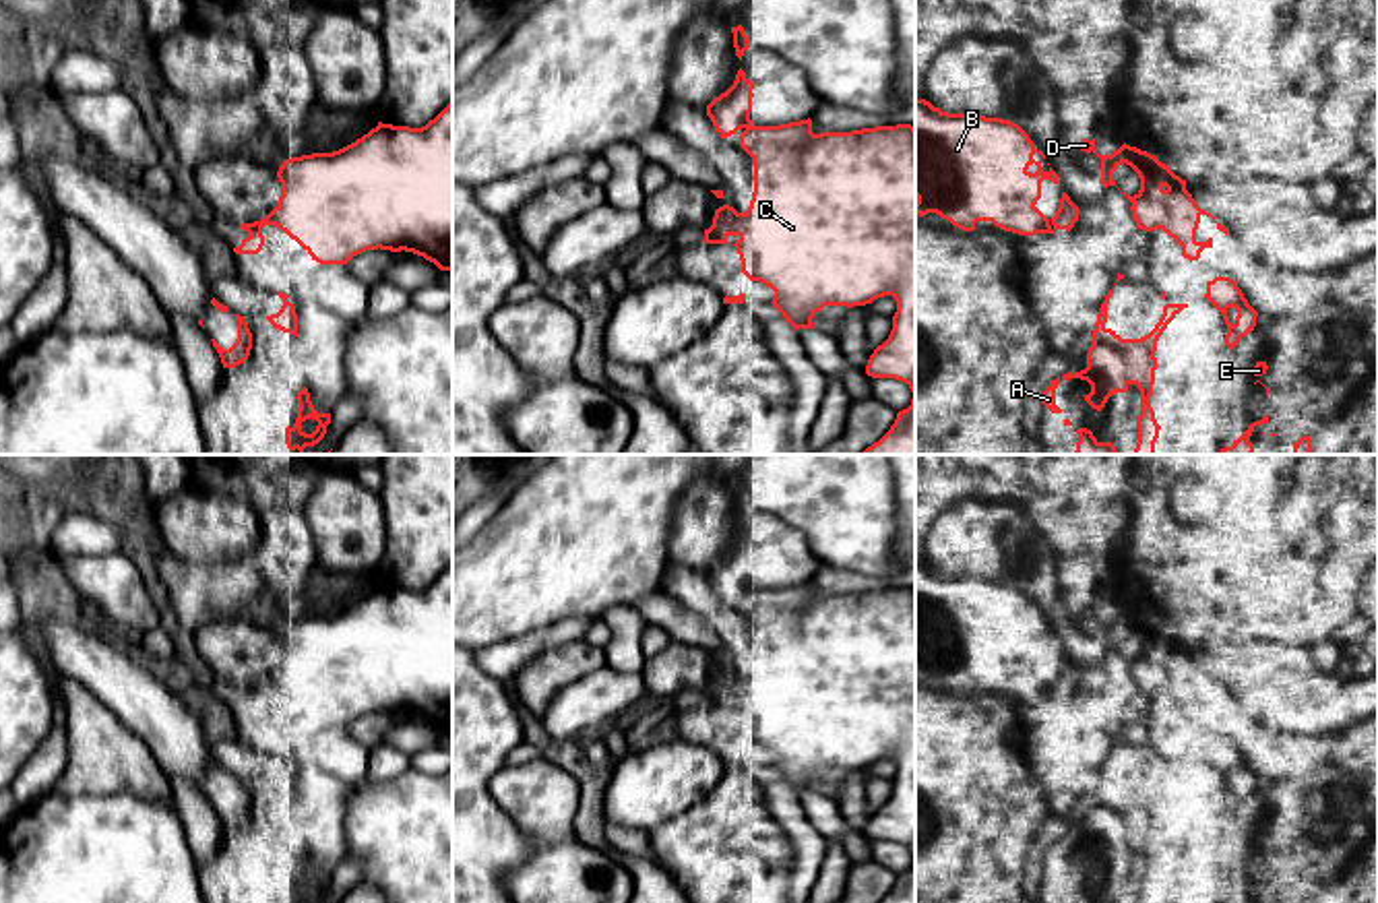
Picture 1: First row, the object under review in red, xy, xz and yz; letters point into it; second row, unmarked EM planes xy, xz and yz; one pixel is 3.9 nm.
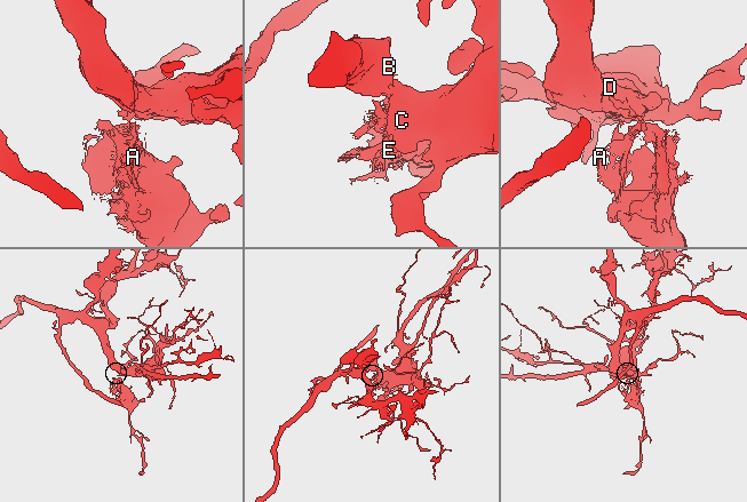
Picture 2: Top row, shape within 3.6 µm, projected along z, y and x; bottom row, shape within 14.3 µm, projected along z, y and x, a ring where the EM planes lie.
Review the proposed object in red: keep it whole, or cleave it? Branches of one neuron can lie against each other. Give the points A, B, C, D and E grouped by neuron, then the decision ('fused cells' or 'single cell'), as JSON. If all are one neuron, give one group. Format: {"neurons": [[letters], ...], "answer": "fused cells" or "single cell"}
{"neurons": [["A", "E"], ["B", "C", "D"]], "answer": "fused cells"}

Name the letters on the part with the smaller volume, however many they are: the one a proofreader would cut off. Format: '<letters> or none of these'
A, E

